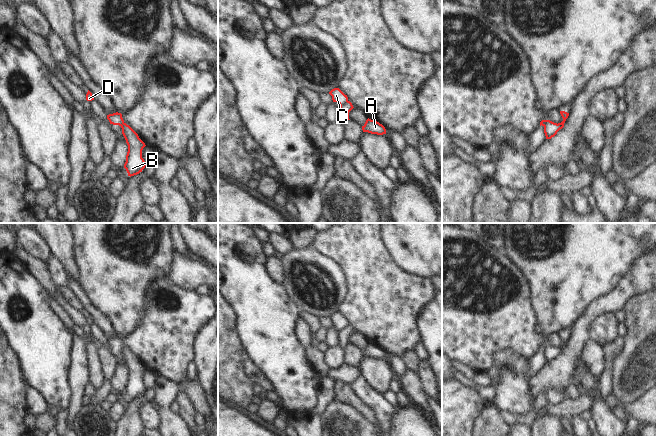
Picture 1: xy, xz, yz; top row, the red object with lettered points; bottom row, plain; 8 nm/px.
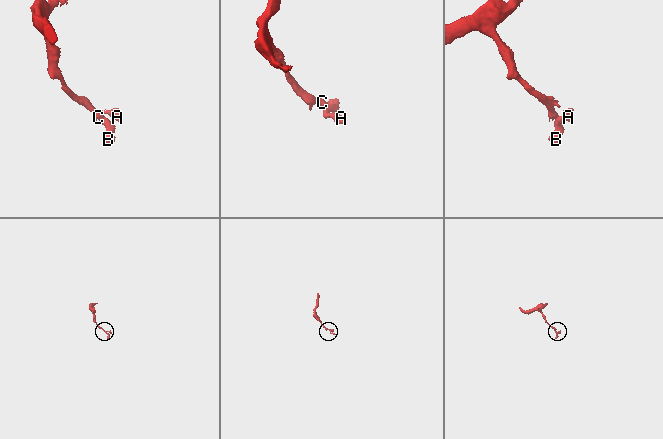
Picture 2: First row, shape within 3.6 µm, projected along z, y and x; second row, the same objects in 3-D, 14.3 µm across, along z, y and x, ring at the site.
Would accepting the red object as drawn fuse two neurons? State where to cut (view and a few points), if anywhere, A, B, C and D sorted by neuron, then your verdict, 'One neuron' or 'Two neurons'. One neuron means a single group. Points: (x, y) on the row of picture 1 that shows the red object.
Split along xz (348, 101), (340, 106). Groups: A B / C D. Two neurons

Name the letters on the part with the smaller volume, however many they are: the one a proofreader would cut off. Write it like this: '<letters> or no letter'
A, B

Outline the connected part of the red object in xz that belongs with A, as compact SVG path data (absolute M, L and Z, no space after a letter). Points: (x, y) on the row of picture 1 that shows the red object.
M367 119L365 124L362 126L363 132L368 132L371 134L383 135L386 134L385 127L379 122L371 119Z

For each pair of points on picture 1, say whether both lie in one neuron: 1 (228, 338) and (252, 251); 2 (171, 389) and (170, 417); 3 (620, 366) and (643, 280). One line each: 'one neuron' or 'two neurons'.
1: two neurons
2: one neuron
3: two neurons

